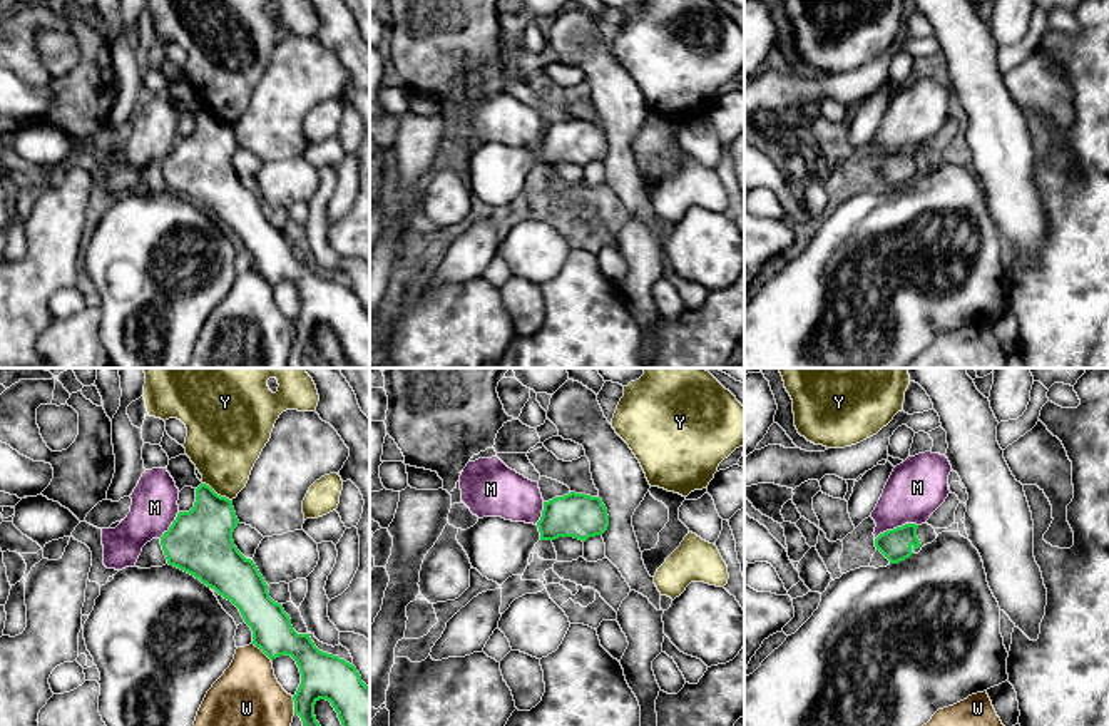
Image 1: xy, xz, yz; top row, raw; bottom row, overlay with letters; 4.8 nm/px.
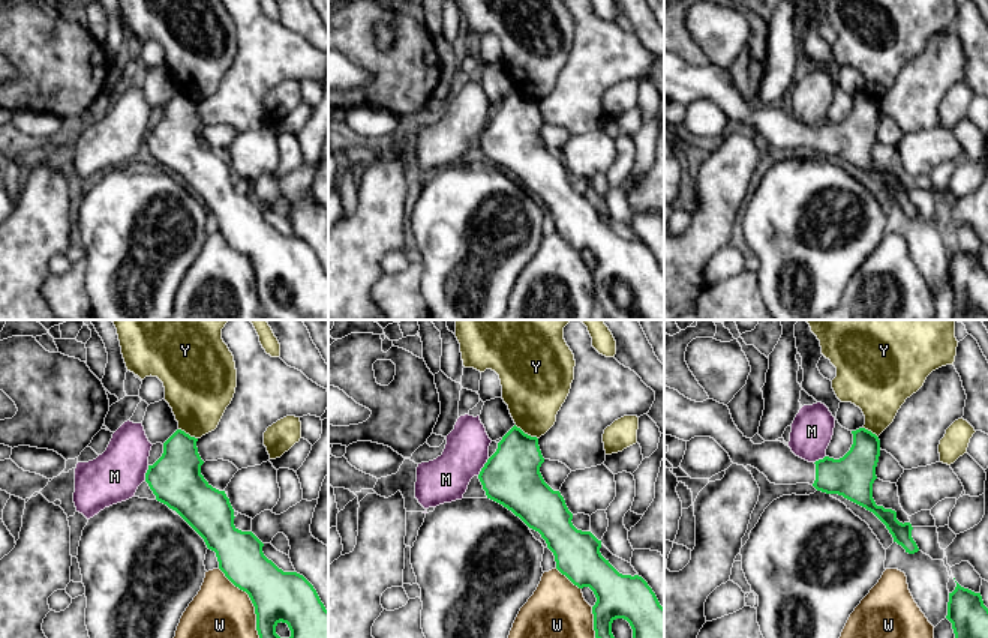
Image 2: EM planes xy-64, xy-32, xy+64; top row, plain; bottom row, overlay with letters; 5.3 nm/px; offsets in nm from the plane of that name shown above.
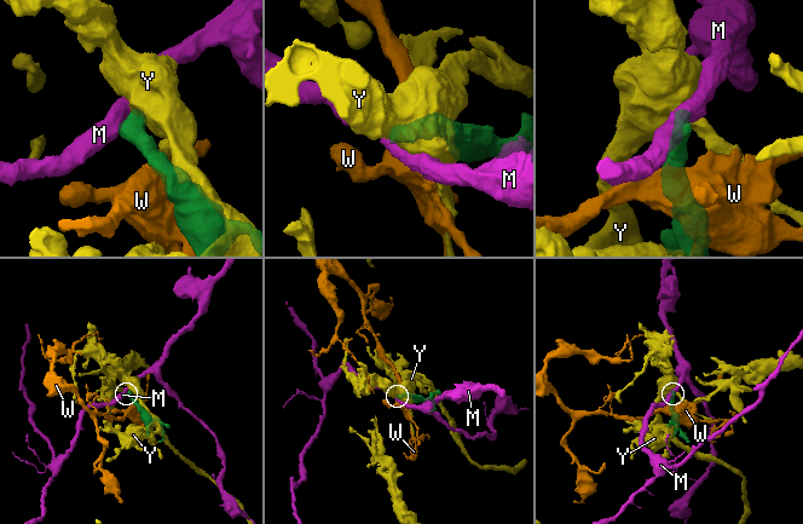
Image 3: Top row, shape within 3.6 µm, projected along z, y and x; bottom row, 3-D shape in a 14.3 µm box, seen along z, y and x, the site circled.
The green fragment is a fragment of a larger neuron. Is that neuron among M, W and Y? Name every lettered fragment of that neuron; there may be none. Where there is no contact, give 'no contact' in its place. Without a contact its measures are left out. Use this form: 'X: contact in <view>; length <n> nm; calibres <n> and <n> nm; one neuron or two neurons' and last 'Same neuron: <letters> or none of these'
M: contact in yz; length 220 nm; calibres 150 and 280 nm; two neurons
W: contact in xy; length 130 nm; calibres 190 and 340 nm; two neurons
Y: contact in xy; length 170 nm; calibres 320 and 340 nm; two neurons
Same neuron: none of these

